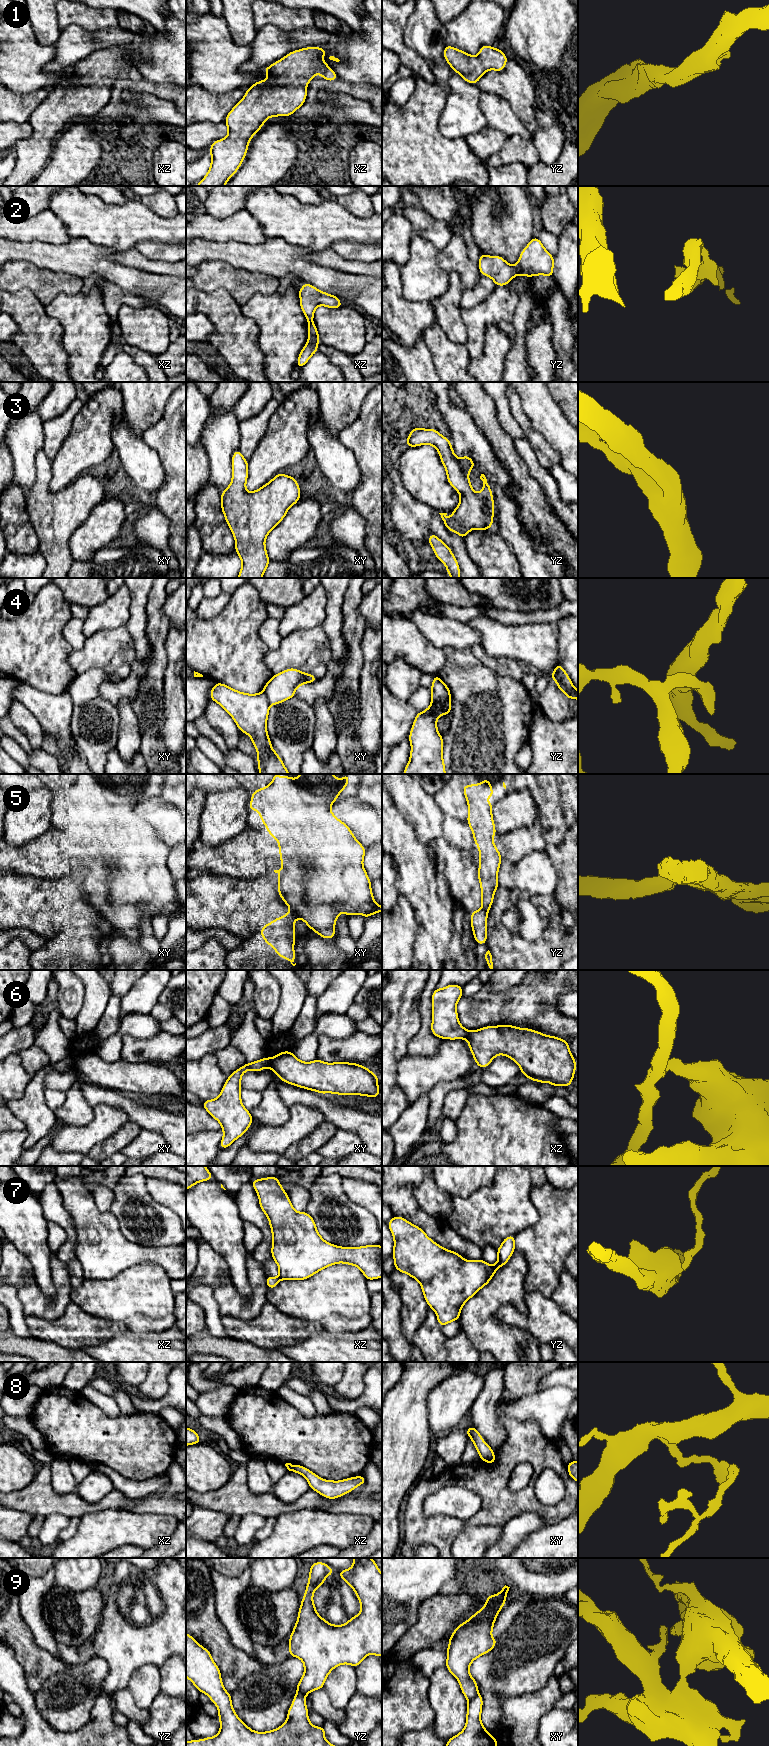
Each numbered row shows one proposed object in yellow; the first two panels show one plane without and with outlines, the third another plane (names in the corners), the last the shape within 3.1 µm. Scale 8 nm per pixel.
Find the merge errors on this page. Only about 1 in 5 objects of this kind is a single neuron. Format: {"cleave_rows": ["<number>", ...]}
{"cleave_rows": ["2", "4", "5", "6", "7", "8", "9"]}

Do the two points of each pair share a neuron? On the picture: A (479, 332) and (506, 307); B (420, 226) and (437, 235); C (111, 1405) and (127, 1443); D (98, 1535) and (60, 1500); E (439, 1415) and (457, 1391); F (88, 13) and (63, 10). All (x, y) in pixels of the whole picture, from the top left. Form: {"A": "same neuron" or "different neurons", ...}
{"A": "same neuron", "B": "same neuron", "C": "different neurons", "D": "different neurons", "E": "same neuron", "F": "same neuron"}

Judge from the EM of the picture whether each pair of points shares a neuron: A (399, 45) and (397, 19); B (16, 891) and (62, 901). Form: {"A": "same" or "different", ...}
{"A": "same", "B": "same"}

